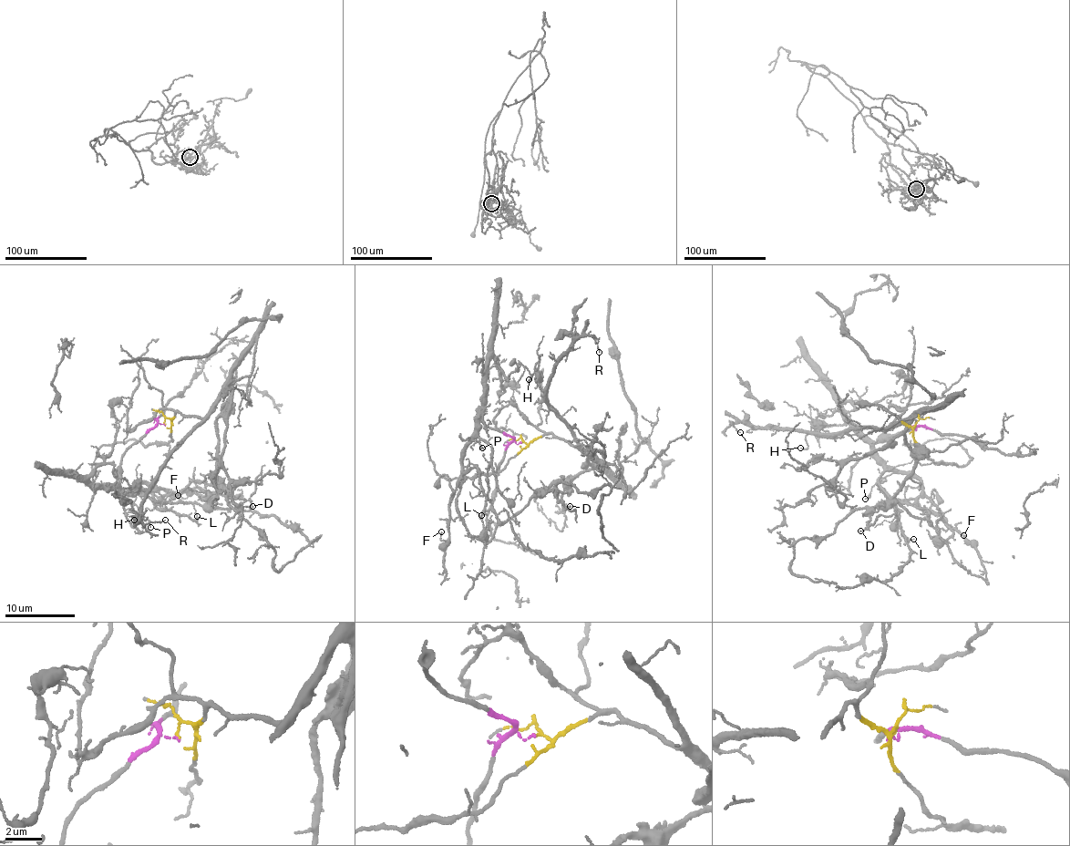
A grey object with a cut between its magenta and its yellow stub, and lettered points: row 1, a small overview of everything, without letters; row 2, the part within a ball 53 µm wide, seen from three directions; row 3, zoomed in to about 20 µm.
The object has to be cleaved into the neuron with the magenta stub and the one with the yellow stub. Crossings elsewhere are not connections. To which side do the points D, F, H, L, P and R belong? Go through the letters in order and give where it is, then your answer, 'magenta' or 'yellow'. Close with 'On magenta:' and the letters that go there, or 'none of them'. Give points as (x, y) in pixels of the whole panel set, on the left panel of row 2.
D: place (252, 506); yellow
F: place (178, 495); magenta
H: place (134, 520); magenta
L: place (197, 516); magenta
P: place (150, 527); magenta
R: place (165, 520); yellow
On magenta: F, H, L, P

